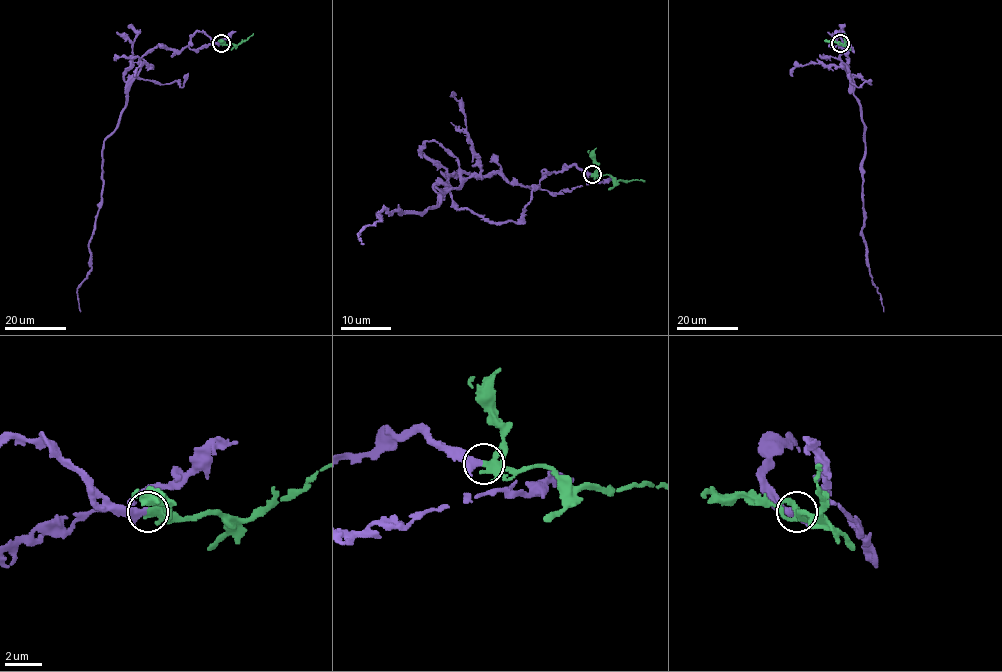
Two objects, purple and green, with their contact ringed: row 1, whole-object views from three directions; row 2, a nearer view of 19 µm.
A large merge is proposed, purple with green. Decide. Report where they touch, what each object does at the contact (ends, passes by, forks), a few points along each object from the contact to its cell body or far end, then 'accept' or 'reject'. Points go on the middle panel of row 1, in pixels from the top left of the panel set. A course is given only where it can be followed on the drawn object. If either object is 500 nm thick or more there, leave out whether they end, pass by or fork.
at (592, 174); purple passes by; green forks there; purple runs (591, 174), (570, 165), (525, 185), (497, 173), (462, 174), (425, 212), (384, 209), (357, 234), (364, 245); green runs (591, 174), (609, 174), (620, 180), (644, 180); accept

